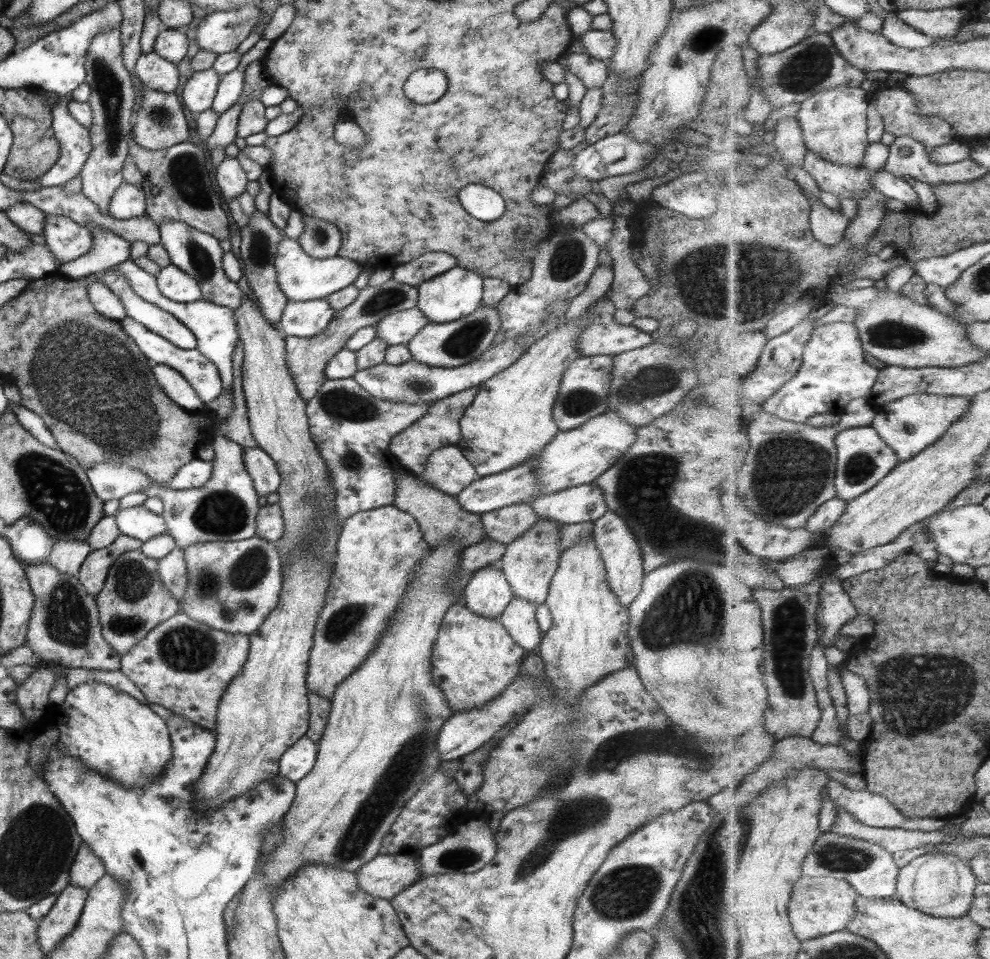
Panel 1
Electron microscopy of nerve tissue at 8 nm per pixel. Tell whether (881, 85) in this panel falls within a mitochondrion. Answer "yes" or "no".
no

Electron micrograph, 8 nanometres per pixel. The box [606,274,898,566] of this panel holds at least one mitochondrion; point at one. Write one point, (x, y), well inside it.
(642, 483)

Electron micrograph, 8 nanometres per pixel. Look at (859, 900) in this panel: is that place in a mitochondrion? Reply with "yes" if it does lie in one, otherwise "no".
no

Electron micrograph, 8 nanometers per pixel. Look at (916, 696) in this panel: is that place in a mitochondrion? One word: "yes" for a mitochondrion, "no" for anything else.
yes

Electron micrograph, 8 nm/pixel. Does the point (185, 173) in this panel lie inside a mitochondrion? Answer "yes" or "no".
yes

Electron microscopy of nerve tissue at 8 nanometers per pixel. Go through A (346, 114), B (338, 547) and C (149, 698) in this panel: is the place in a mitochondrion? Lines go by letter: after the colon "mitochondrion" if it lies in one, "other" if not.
A: other
B: other
C: other

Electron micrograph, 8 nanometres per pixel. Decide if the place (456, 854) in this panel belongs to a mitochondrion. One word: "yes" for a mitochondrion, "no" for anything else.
yes

